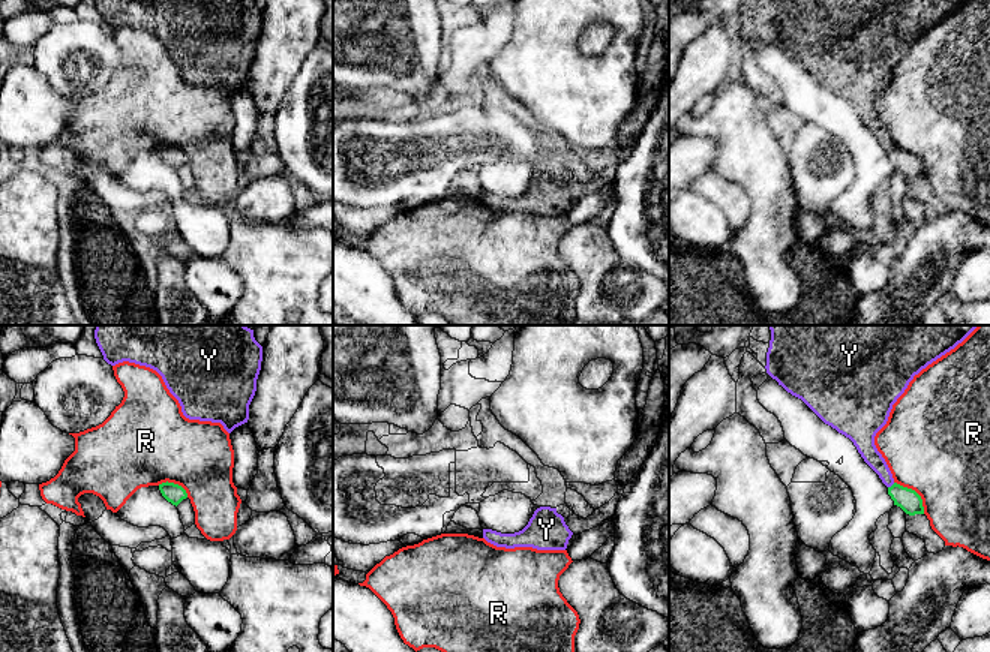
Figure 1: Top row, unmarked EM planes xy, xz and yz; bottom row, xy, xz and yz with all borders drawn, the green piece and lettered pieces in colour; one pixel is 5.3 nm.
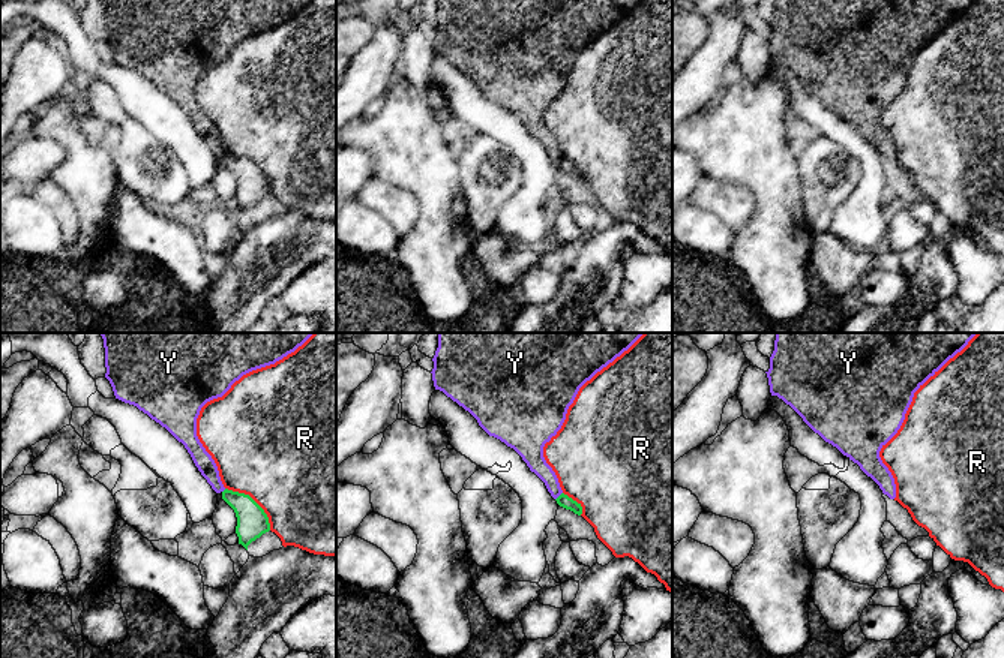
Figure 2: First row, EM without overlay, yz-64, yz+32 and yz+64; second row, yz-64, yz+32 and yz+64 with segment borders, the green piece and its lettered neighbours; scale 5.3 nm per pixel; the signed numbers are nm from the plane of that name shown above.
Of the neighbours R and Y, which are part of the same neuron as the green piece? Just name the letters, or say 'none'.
none

